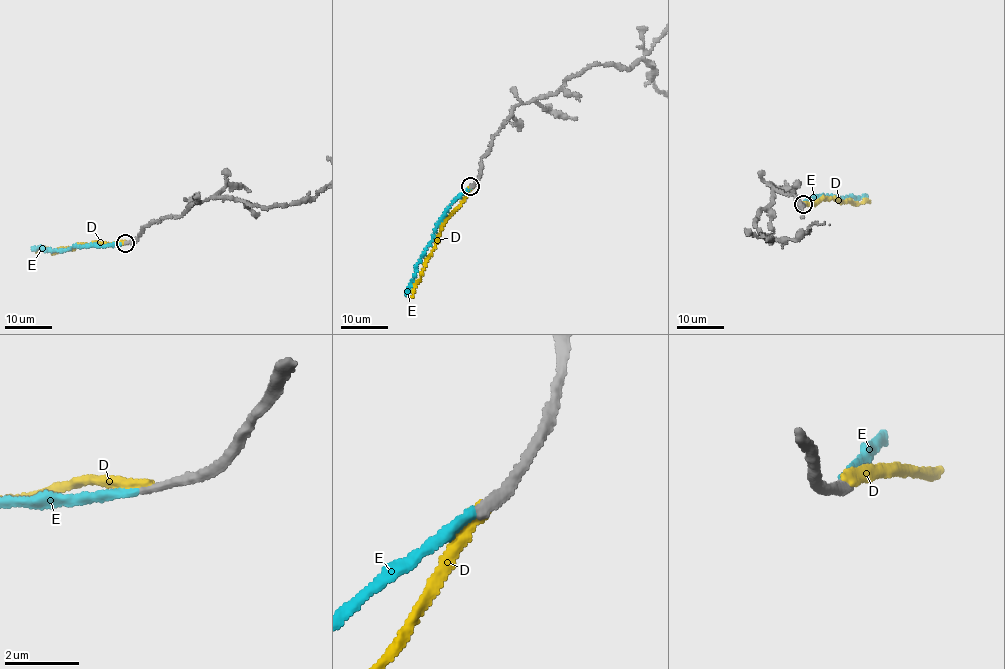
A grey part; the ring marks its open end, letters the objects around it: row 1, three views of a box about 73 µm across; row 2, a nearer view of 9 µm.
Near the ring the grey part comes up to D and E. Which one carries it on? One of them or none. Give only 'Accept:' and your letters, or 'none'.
Accept: E

